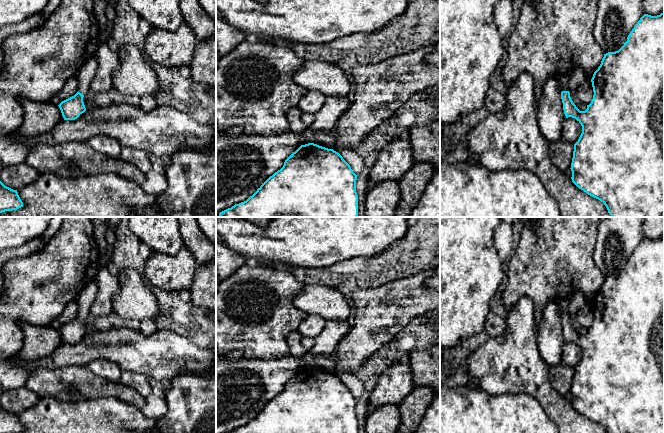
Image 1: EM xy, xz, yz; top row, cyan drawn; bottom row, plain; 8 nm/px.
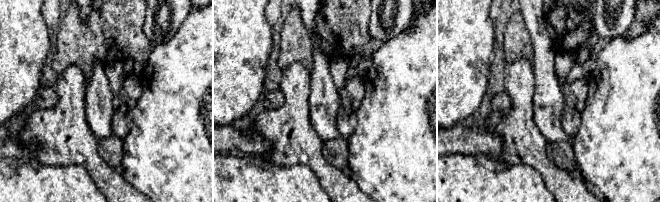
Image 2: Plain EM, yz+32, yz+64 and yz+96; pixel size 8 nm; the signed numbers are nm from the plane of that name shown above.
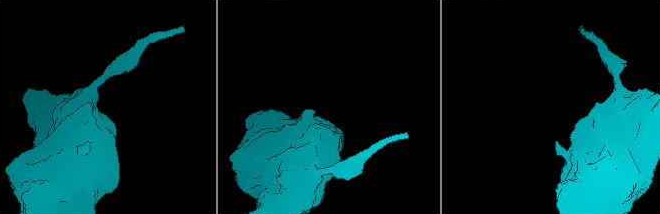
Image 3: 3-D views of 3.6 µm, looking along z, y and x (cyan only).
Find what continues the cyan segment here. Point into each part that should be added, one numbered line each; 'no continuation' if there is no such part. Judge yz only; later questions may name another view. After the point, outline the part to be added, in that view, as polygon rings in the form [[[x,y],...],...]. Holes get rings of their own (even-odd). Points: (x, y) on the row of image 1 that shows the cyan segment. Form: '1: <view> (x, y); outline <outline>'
1: yz (563, 79); outline [[[572,71],[567,72],[566,74],[557,74],[556,75],[556,79],[558,80],[558,82],[560,84],[562,91],[569,91],[568,82],[569,82],[571,75],[572,75]]]

